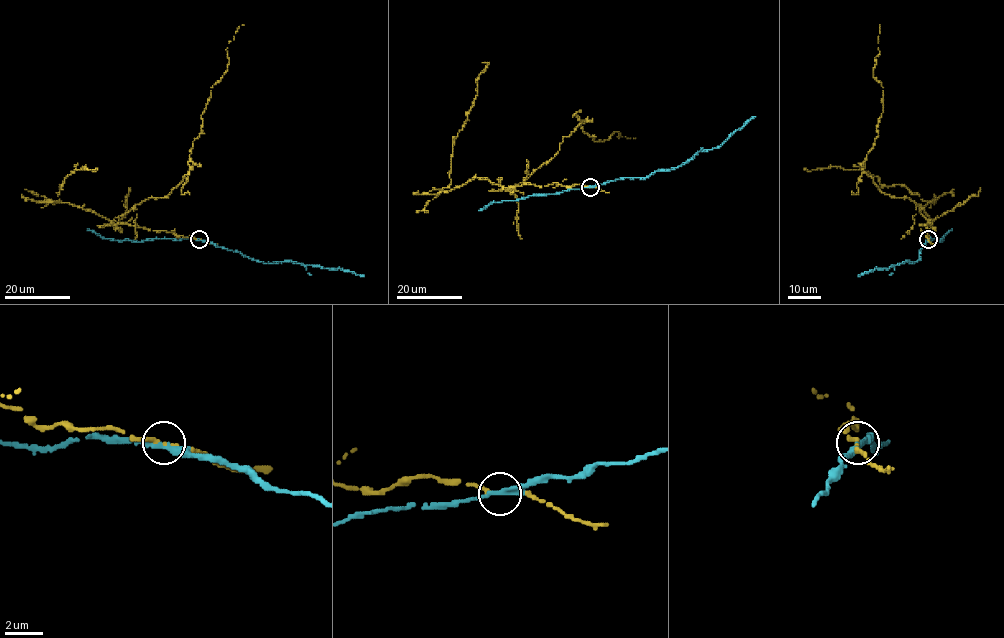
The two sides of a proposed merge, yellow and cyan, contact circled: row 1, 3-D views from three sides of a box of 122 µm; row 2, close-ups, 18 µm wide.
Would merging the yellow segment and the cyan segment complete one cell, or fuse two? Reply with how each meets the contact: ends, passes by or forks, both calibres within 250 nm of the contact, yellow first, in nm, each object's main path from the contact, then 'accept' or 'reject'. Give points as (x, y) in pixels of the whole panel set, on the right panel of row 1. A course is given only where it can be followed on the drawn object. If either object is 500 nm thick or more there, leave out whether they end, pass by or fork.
yellow ends | cyan passes by | 280/280 nm | yellow via (928, 239), (929, 218), (919, 204), (883, 193), (863, 170), (883, 108), (872, 70), (880, 25) | cyan via (928, 239), (919, 250), (919, 260), (874, 269), (858, 277) | reject

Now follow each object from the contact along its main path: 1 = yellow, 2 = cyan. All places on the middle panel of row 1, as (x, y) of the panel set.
1: (590, 187), (503, 187), (547, 163), (581, 122), (597, 142), (618, 131), (618, 138), (635, 138)
2: (590, 187), (668, 170), (686, 163), (699, 152), (719, 147), (756, 116)

